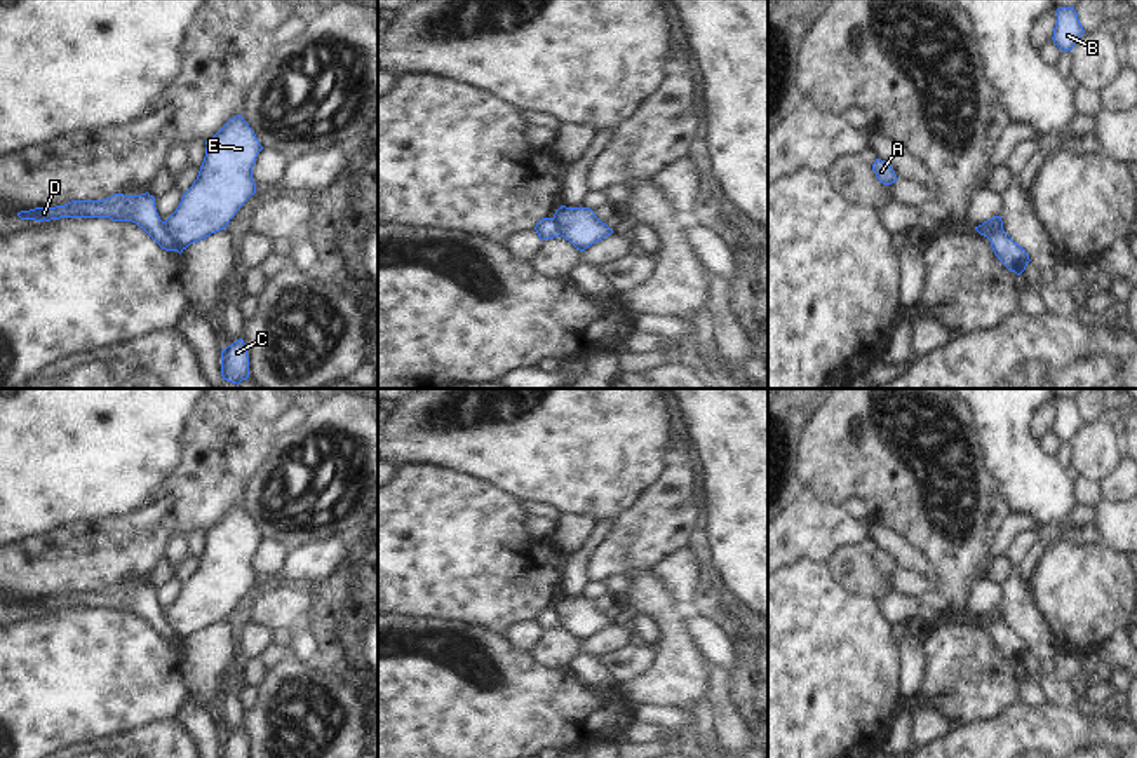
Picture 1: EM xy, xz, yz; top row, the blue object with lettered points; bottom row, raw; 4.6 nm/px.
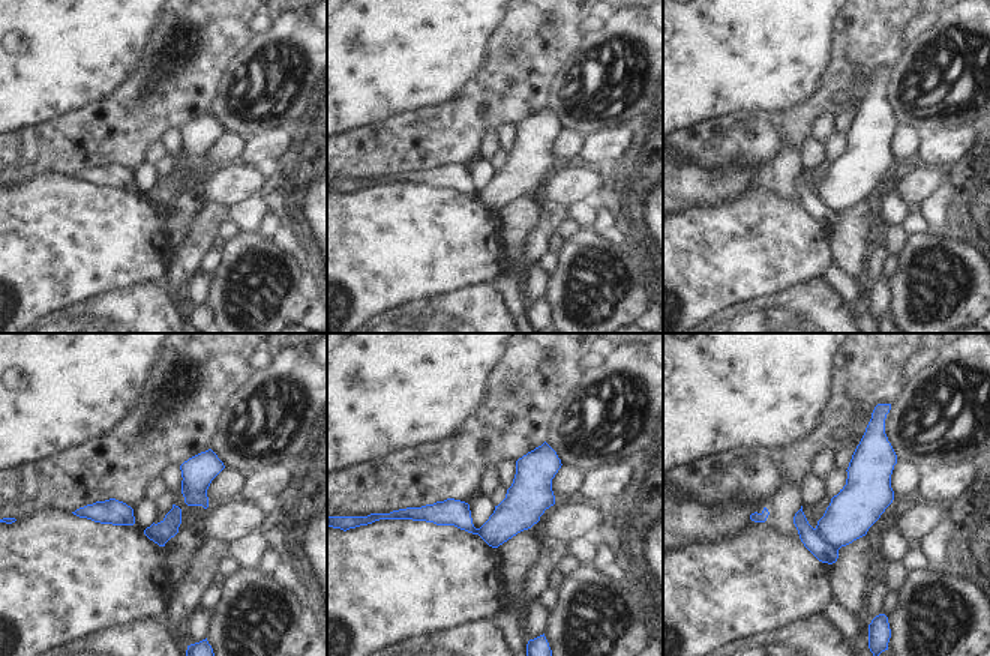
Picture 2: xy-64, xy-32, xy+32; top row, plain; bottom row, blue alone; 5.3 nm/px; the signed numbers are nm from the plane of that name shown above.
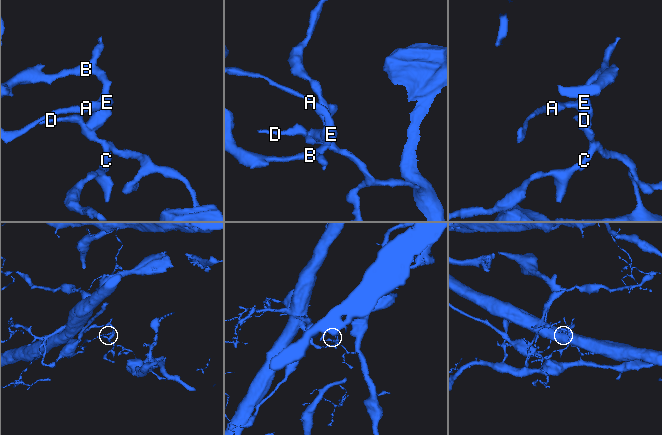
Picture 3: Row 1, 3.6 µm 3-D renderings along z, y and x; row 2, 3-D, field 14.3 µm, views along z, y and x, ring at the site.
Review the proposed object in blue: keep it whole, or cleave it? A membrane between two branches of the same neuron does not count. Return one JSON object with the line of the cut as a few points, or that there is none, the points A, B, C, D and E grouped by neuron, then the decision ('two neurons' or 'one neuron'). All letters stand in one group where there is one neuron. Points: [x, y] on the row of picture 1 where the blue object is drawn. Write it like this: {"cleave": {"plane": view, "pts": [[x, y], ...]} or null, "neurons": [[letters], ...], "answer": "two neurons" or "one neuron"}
{"cleave": {"plane": "xy", "pts": [[162, 222], [171, 241], [181, 250]]}, "neurons": [["A", "B", "E"], ["C", "D"]], "answer": "two neurons"}

